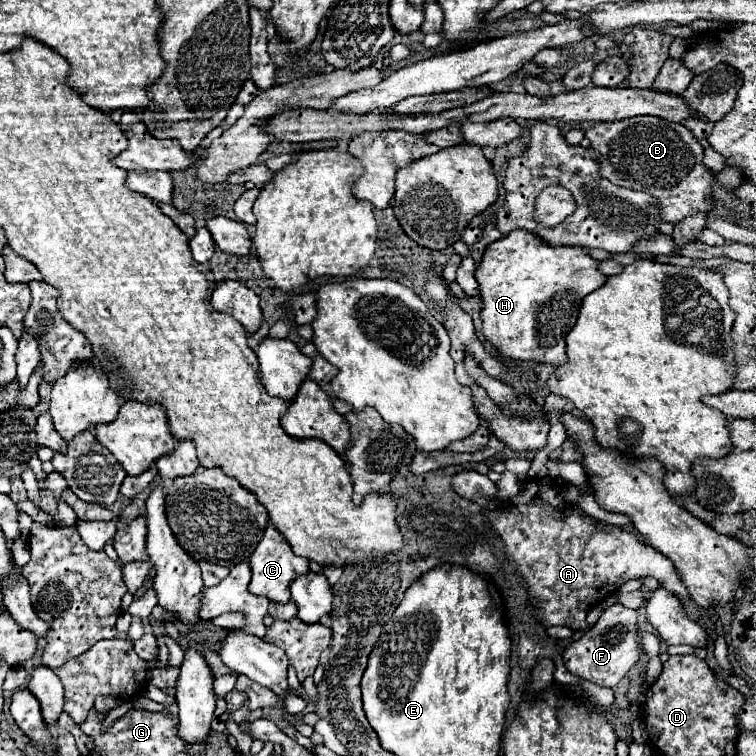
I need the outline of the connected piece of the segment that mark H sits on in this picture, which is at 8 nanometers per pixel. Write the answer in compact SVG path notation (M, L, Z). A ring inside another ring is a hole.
M514 230L486 248L476 280L484 304L480 310L482 334L502 356L562 366L568 360L564 338L578 318L582 298L600 288L606 276L598 272L598 260L590 258L584 248L552 248L530 232Z

